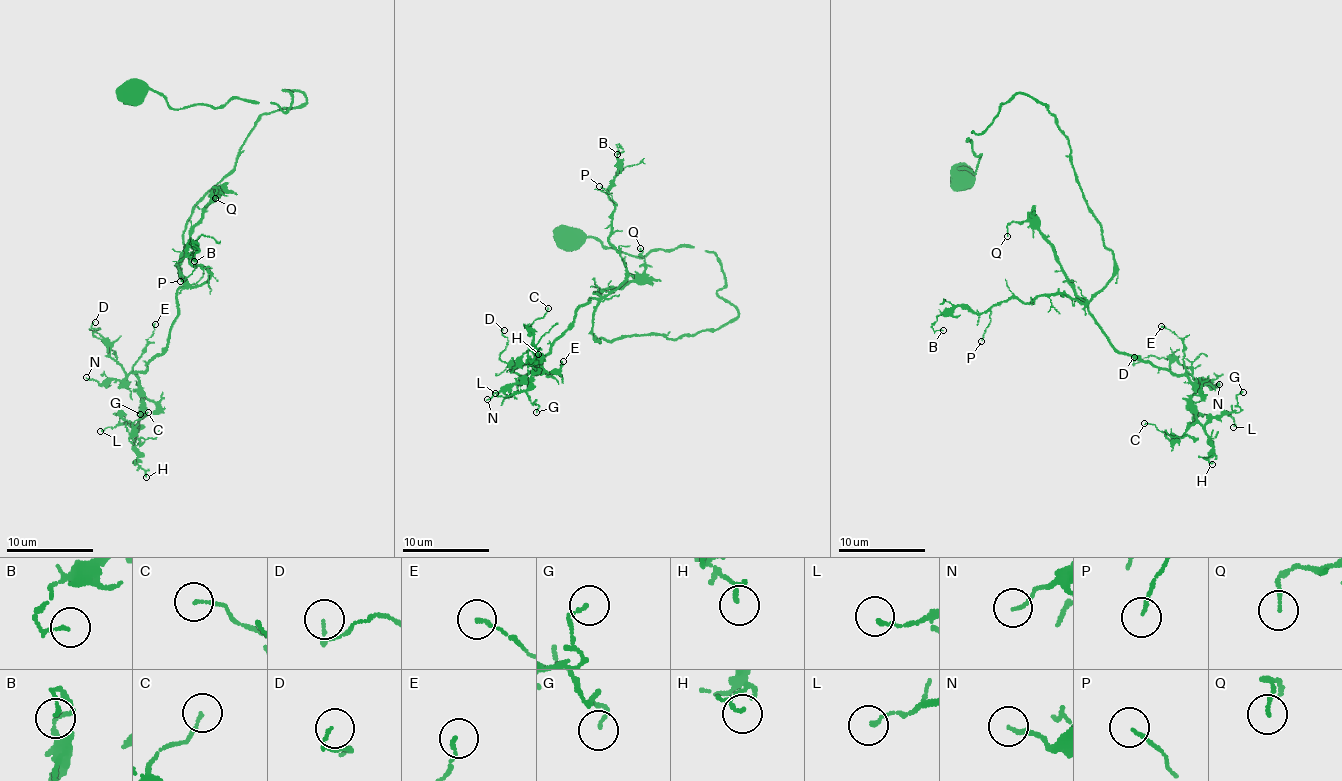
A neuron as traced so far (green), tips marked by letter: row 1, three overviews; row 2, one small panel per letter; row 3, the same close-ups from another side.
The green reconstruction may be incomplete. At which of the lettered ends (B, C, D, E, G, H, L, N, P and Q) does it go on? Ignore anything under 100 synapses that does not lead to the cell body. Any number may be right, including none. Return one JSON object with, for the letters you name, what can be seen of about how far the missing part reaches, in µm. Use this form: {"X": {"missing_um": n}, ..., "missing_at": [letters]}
{"missing_at": []}

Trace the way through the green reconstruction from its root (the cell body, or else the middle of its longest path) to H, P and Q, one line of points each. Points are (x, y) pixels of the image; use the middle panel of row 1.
H: (567, 235), (640, 257), (709, 251), (737, 316), (600, 342), (589, 298), (539, 369), (538, 354)
P: (567, 235), (640, 257), (709, 251), (737, 316), (600, 342), (593, 314), (626, 262), (599, 186)
Q: (567, 235), (640, 257), (709, 251), (737, 316), (600, 342), (595, 293), (643, 273), (640, 248)

